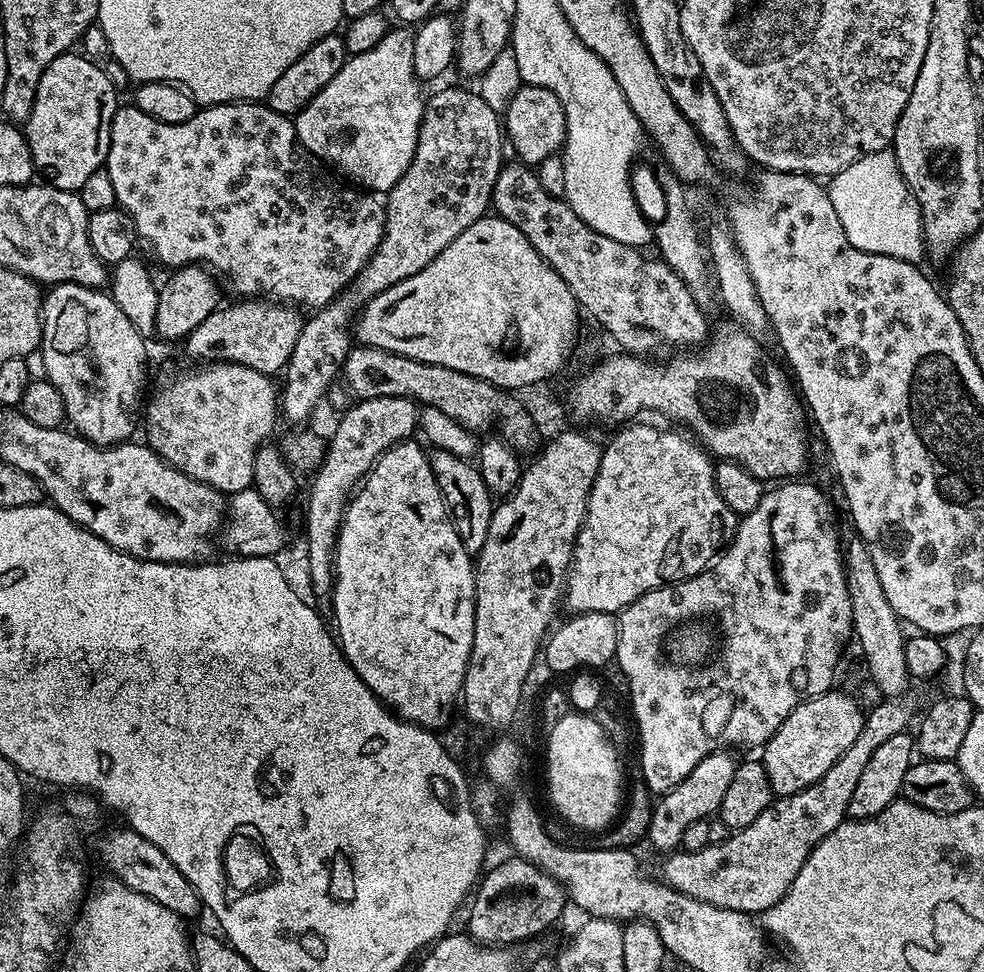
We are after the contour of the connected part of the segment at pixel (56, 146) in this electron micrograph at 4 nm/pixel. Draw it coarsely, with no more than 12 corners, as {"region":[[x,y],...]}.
{"region":[[94,61],[46,66],[22,131],[33,169],[79,193],[118,101]]}

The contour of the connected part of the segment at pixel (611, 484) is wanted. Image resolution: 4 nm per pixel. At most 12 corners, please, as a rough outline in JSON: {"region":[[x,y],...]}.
{"region":[[687,431],[603,445],[562,597],[619,614],[736,533]]}

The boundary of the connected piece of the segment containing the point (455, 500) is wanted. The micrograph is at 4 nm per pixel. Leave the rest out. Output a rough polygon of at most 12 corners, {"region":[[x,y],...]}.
{"region":[[437,448],[428,461],[469,556],[494,507],[471,459]]}

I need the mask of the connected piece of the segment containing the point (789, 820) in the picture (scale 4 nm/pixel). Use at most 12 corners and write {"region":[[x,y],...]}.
{"region":[[867,709],[858,742],[750,826],[663,857],[676,892],[769,912],[840,824],[870,754],[917,715]]}

